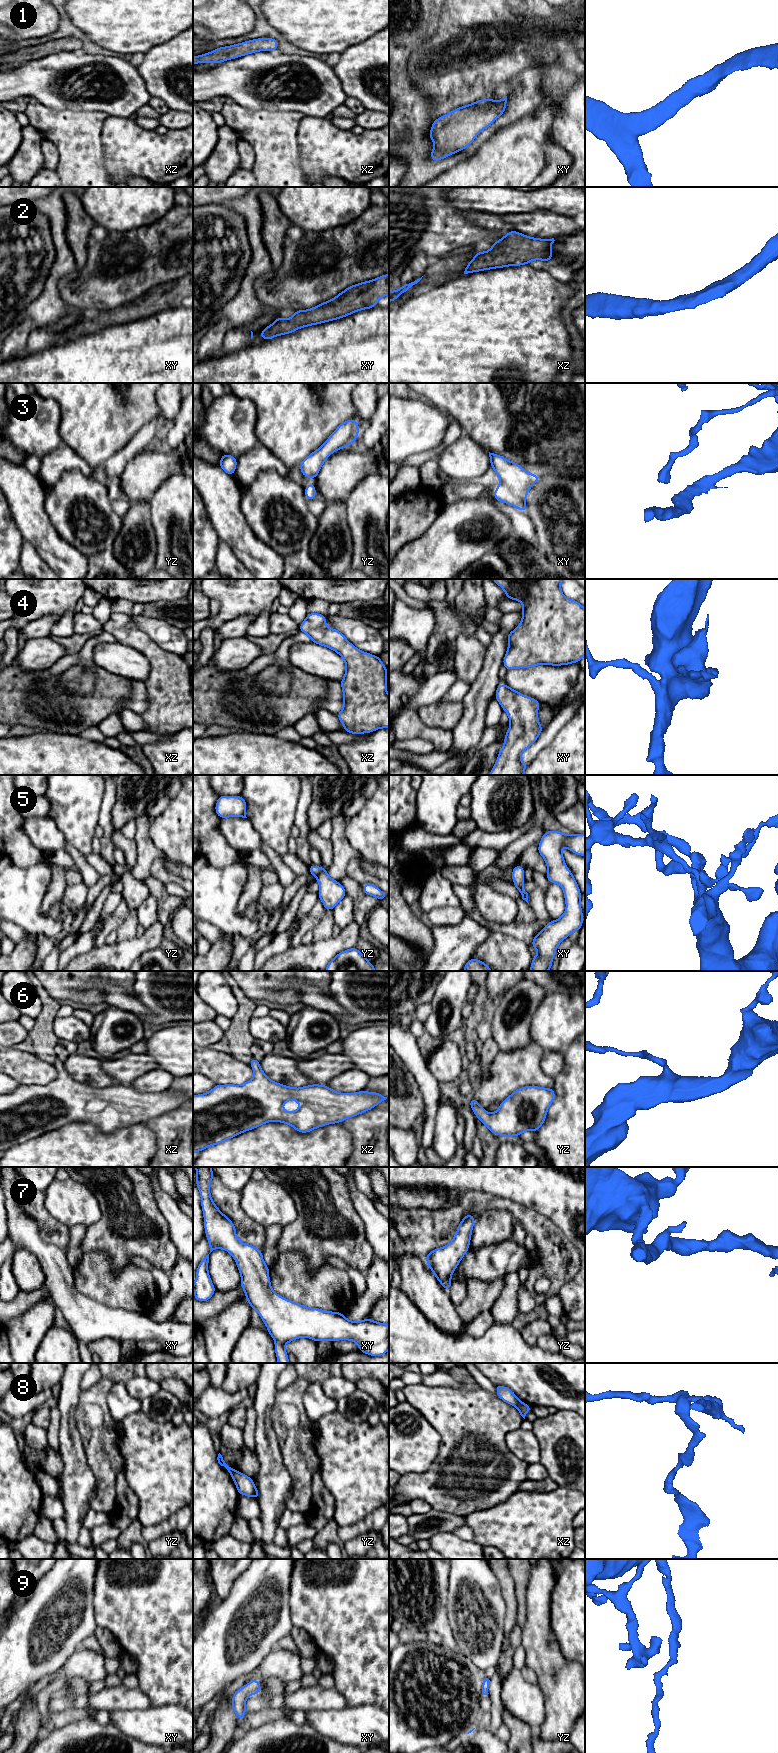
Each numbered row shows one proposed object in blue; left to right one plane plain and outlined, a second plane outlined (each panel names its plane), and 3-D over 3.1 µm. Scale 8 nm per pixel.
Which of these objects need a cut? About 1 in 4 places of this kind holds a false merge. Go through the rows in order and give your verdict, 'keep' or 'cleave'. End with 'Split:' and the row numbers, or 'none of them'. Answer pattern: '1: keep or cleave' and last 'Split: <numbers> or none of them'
1: keep
2: keep
3: keep
4: keep
5: keep
6: keep
7: keep
8: cleave
9: keep
Split: 8

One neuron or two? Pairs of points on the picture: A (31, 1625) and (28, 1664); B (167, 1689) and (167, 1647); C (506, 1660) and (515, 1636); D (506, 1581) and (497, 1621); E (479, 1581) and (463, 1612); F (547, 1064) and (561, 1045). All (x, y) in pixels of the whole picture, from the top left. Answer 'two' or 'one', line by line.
A: one
B: one
C: one
D: two
E: one
F: one

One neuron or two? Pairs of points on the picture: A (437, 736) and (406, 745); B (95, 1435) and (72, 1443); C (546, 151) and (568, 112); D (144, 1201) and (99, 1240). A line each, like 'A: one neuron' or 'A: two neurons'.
A: two neurons
B: two neurons
C: two neurons
D: one neuron

